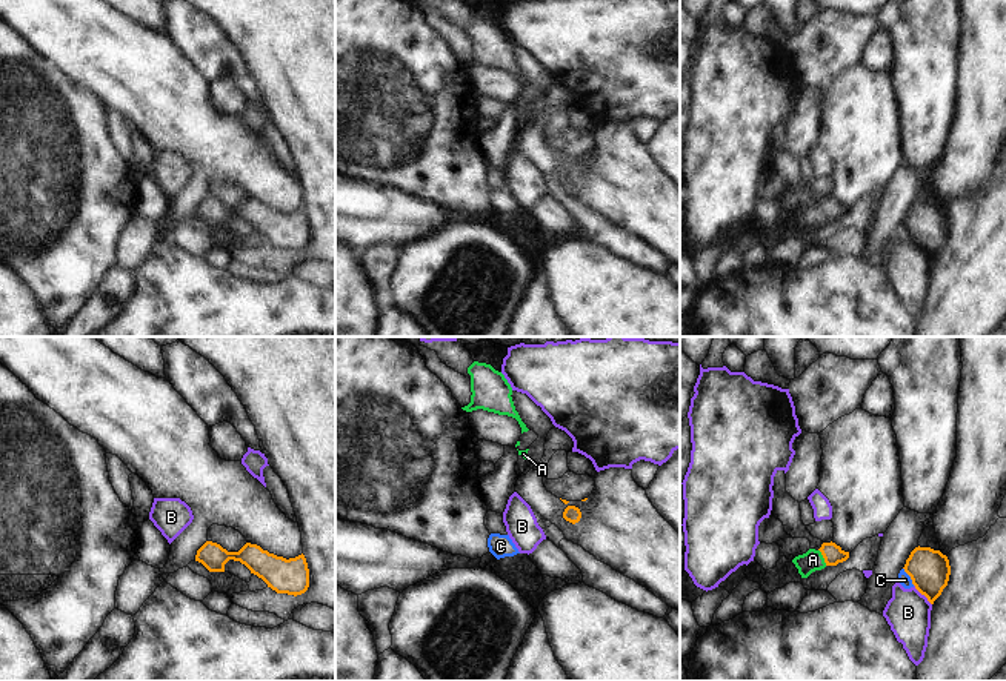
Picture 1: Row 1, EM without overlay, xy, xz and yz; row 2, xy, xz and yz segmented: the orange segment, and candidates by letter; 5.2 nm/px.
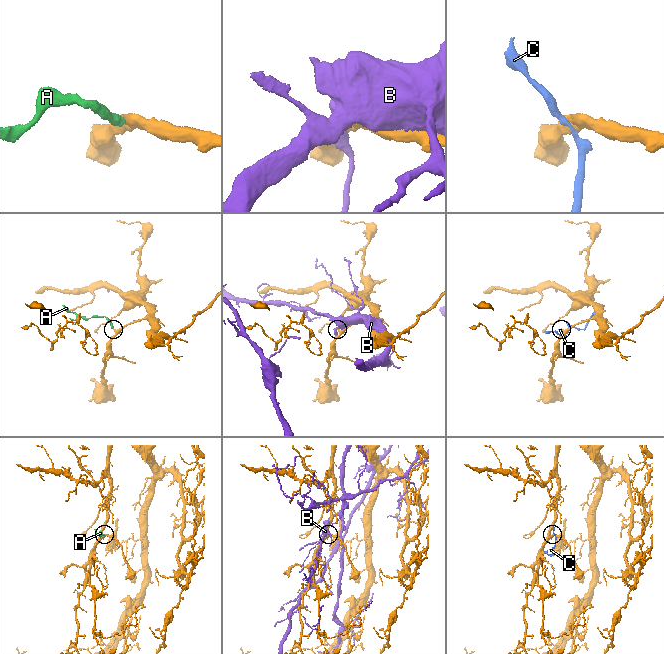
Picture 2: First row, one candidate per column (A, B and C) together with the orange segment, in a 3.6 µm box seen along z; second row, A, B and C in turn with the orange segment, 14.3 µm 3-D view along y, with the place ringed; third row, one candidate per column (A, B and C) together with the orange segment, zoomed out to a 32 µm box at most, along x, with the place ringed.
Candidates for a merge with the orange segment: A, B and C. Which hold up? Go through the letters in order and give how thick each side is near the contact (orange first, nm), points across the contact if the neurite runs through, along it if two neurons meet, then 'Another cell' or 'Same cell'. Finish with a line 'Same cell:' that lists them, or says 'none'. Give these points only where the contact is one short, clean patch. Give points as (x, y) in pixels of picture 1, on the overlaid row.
A: Thickness 110 nm (orange) against 110 nm. Path across: yz (832, 554), (823, 557), (812, 560). Same cell
B: Thickness 220 nm (orange) against 240 nm. Another cell
C: Thickness 220 nm (orange) against 70 nm. Boundary: yz (903, 568), (914, 584). Another cell
Same cell: A

